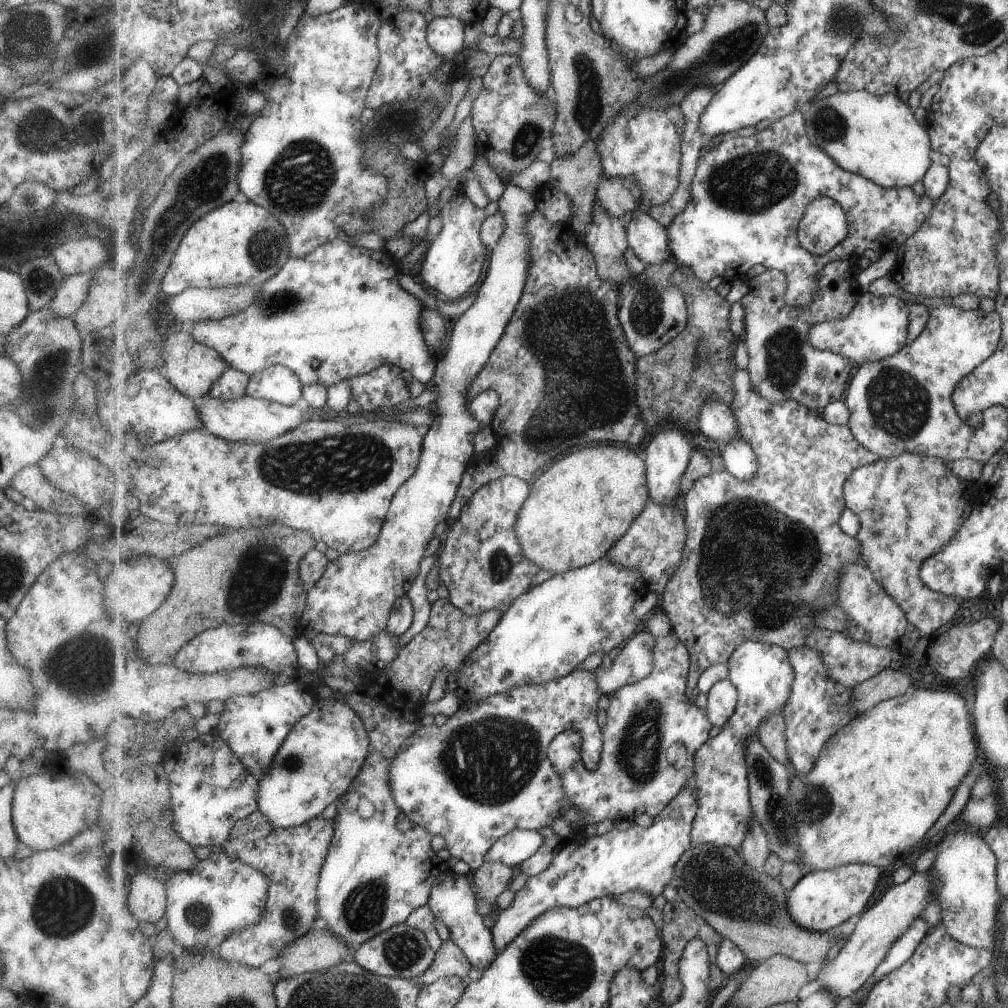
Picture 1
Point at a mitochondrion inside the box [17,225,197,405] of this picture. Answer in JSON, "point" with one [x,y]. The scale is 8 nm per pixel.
{"point":[40,282]}

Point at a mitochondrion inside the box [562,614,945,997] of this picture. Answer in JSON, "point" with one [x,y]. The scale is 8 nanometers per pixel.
{"point":[720,886]}

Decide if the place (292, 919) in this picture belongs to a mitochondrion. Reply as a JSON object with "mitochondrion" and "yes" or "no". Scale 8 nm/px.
{"mitochondrion":"yes"}

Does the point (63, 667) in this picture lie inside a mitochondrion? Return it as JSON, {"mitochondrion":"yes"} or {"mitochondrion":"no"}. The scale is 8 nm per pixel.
{"mitochondrion":"yes"}

